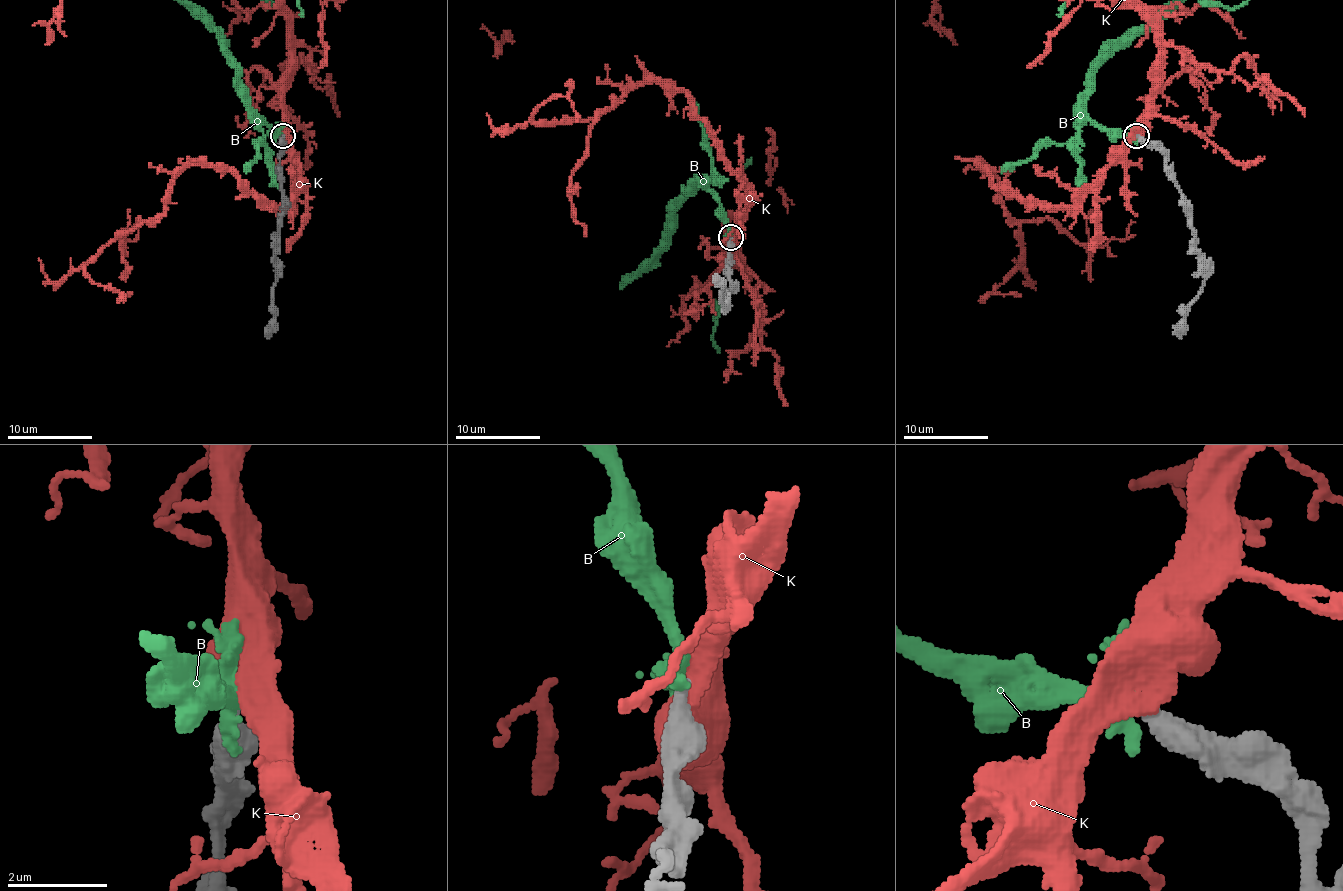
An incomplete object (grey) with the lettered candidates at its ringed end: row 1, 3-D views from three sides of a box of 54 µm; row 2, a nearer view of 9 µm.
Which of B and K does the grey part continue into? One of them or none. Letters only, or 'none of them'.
B

